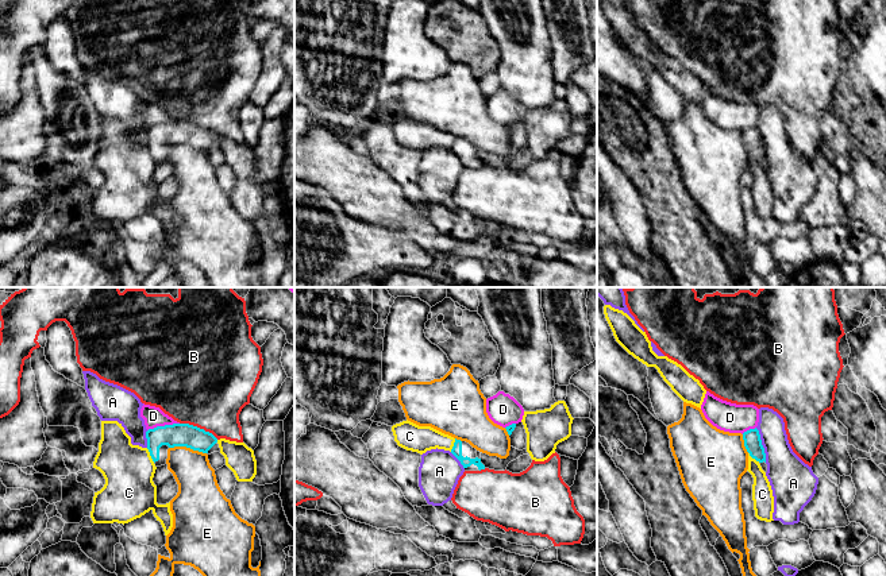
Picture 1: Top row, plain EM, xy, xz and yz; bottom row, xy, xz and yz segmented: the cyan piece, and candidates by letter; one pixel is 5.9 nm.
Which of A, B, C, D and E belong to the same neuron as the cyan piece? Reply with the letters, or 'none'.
none

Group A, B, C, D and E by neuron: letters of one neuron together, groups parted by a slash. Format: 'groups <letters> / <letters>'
groups A / B / C / D / E

